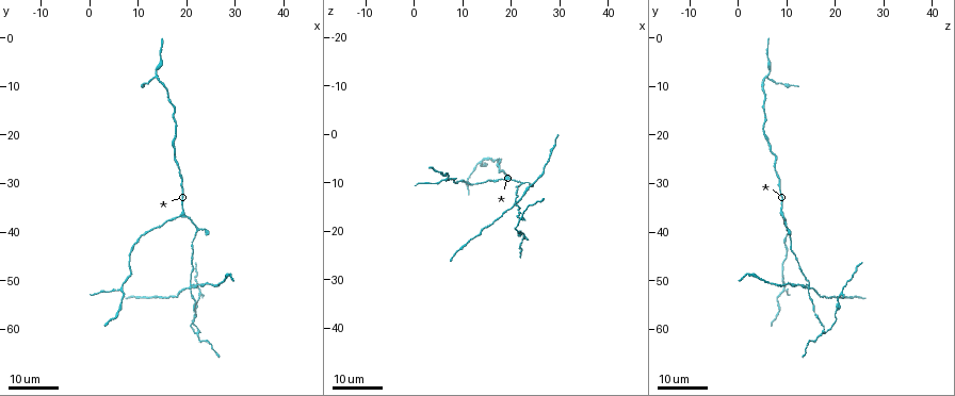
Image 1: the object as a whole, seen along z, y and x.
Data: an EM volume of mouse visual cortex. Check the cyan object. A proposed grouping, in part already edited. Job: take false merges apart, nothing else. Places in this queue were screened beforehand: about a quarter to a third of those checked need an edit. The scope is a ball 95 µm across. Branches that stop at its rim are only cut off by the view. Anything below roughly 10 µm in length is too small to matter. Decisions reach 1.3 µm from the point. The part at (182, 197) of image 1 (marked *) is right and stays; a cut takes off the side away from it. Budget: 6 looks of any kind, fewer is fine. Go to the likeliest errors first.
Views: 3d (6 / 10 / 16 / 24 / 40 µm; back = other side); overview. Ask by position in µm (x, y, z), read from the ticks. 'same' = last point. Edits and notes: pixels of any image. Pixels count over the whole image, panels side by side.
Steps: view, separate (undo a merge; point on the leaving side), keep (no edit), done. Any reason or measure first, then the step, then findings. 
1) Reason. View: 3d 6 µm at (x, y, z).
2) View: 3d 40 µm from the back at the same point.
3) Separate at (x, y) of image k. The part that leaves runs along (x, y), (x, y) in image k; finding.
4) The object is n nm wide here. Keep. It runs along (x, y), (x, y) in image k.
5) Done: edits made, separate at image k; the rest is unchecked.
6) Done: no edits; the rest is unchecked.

Sharp bend. View: 3d 24 µm at (22.0, 61.0, 18.0).

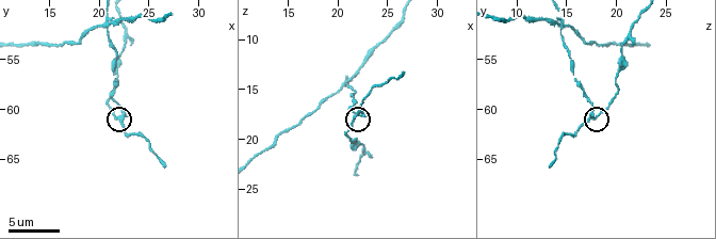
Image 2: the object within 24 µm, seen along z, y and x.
View: 3d 10 µm at (22.2, 60.6, 17.6).

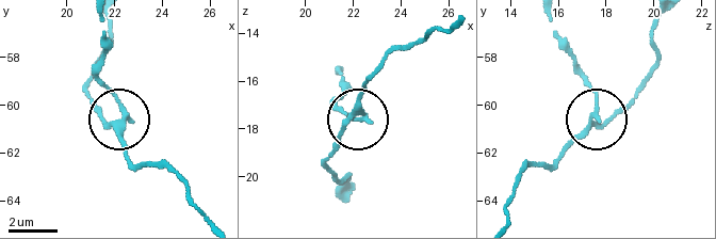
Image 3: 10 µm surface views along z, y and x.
Separate at (98, 113) of image 3. A second neuron is stuck on.

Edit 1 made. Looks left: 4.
Four arms meet. View: 3d 6 µm at (21.2, 51.2, 13.8).

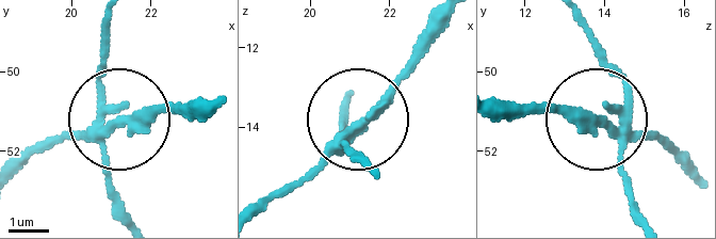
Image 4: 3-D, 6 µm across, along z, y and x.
4 arms meet here. Separate at (139, 111) of image 4. The part that leaves runs along (103, 124), (202, 114) in image 4; a second neuron is stuck on.

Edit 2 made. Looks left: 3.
A fork. View: 3d 16 µm at (19.0, 36.5, 9.5).

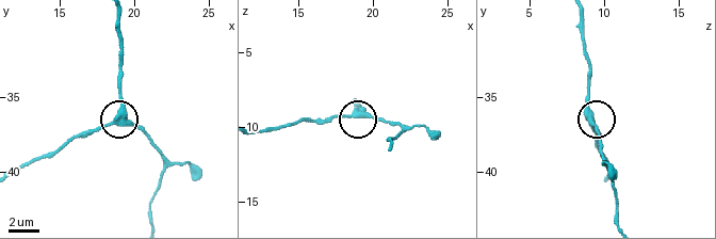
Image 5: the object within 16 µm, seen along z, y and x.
View: 3d 6 µm at (19.2, 36.8, 9.2).

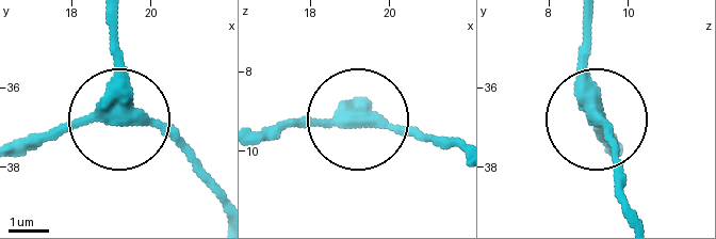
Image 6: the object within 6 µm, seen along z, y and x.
3 arms meet here. Keep. It runs along (118, 25), (123, 113), (160, 127), (217, 185) in image 6; one neuron here.

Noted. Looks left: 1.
Done: edits made, separate at image 3, separate at image 4; the rest is unchecked.

